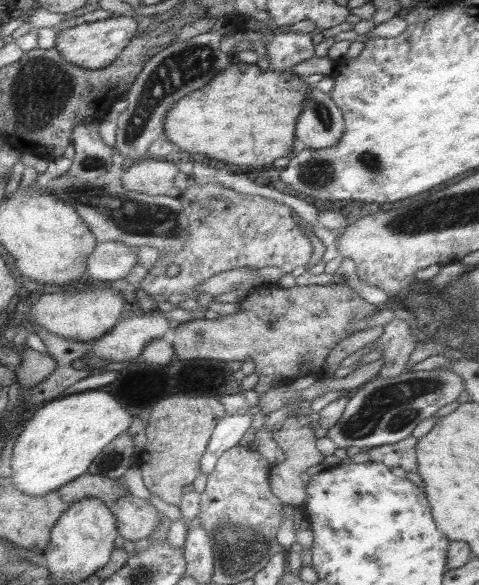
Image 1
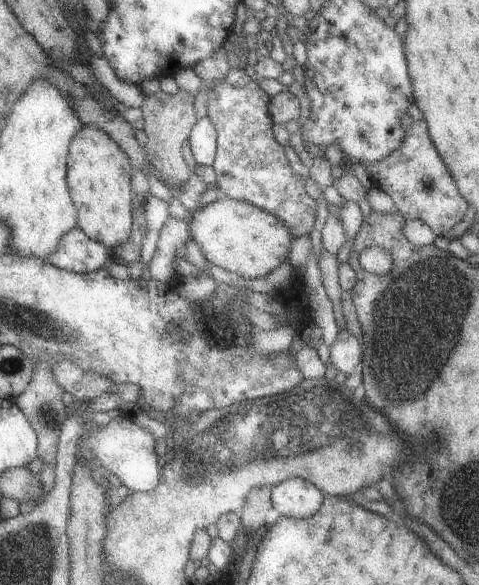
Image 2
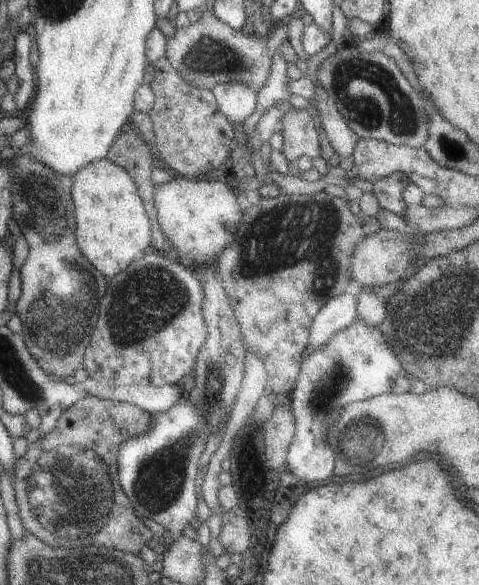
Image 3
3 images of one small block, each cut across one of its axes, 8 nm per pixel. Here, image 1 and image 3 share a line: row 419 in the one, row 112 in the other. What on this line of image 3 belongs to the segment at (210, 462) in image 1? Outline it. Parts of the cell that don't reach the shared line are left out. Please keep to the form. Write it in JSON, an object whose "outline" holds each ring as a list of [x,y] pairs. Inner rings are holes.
{"outline":[[[226,82],[215,84],[210,91],[215,97],[219,112],[225,115],[229,124],[242,123],[255,110],[258,92],[253,90],[253,86]]]}

